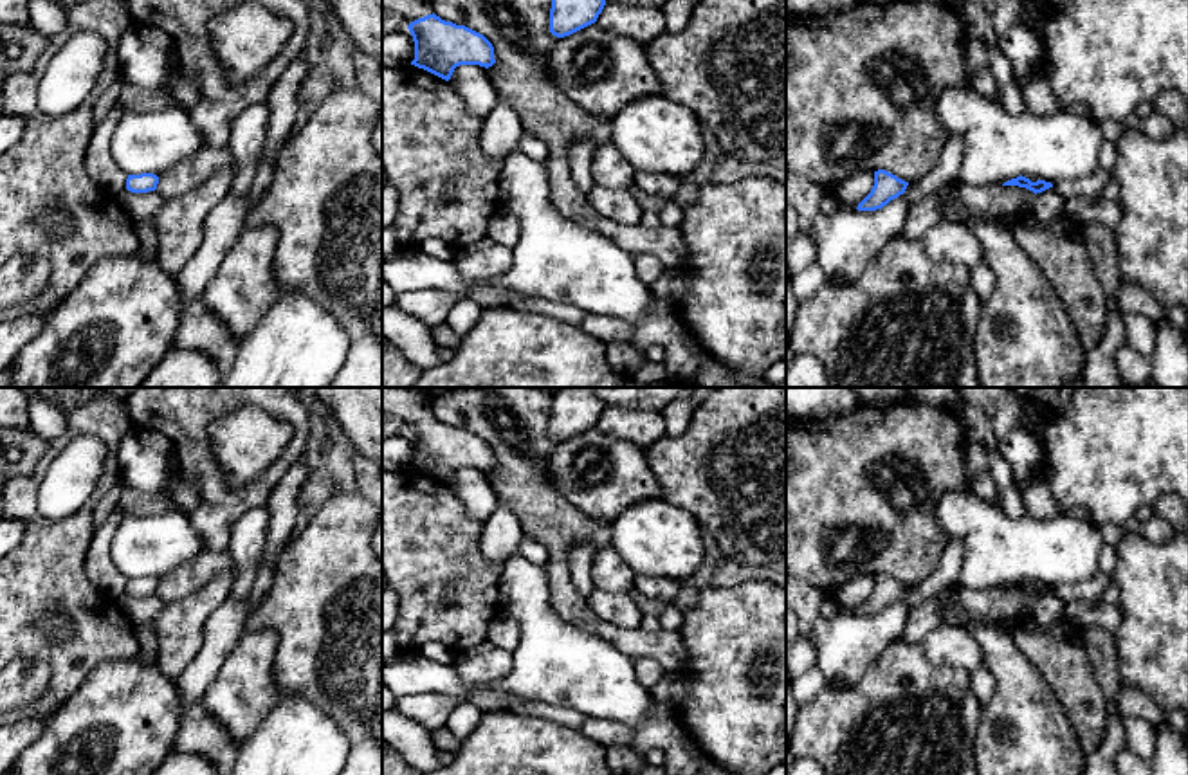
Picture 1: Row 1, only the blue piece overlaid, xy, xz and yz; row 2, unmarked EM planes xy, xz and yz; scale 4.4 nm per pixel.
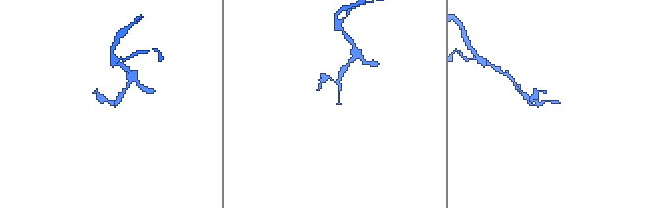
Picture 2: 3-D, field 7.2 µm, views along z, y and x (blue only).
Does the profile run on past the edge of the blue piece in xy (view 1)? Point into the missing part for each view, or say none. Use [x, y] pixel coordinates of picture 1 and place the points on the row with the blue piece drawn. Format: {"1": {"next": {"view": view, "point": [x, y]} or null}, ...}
{"1": {"next": null}}

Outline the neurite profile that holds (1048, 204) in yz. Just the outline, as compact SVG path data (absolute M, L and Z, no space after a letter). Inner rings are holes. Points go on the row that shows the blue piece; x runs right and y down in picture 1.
M1055 187L1037 193L1031 214L1042 227L1049 227L1055 220L1062 216L1064 200L1065 198Z

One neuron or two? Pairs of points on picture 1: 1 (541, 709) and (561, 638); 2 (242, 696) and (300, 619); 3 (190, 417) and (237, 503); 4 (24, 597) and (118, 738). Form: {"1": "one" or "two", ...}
{"1": "two", "2": "one", "3": "one", "4": "two"}

